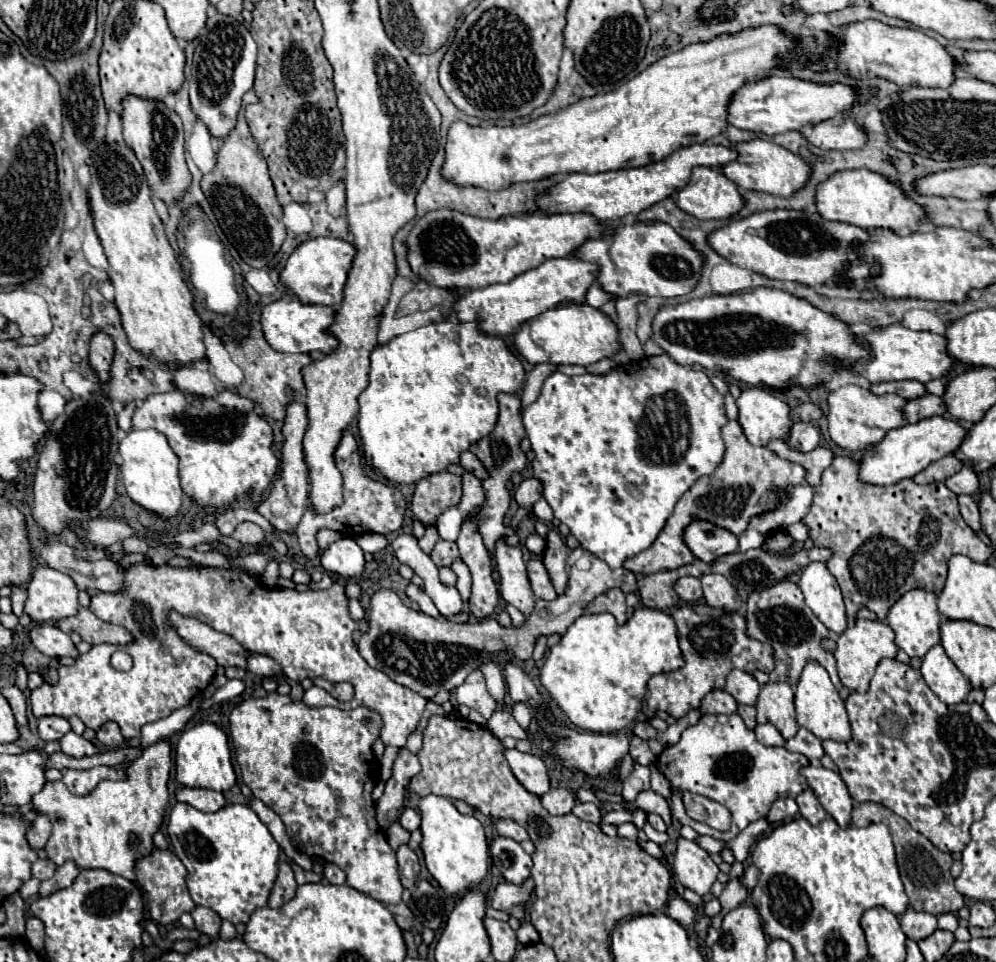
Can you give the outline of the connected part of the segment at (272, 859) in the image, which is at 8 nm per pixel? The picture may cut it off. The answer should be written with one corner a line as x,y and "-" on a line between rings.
176,803
168,817
168,837
172,851
188,871
186,885
196,905
210,907
236,925
246,923
254,909
268,903
280,847
248,805
230,803
216,813
202,813
188,803

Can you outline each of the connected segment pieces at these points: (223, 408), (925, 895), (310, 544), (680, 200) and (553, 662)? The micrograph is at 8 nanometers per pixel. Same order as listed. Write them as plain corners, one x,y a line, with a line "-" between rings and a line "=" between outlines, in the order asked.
174,389
170,393
150,395
144,401
138,403
134,415
132,415
132,427
134,429
158,429
166,435
172,451
176,453
180,461
180,479
182,489
186,495
190,495
194,501
198,501
204,507
224,507
230,505
238,495
252,491
252,501
260,501
260,495
268,489
272,483
276,471
278,471
278,459
274,455
272,447
272,429
268,421
254,413
254,401
240,397
238,393
230,389
222,389
216,397
198,399
192,395
184,395
182,391
=
860,803
854,807
852,813
856,813
856,827
868,827
872,823
884,823
890,829
892,839
894,839
894,847
896,847
896,863
898,863
900,879
906,887
910,907
914,911
928,911
932,915
940,915
940,913
956,913
958,909
964,907
964,897
956,891
954,877
950,875
950,865
952,865
950,853
936,849
922,833
912,829
906,819
898,817
896,813
892,813
884,805
=
346,427
342,433
342,439
334,451
334,461
344,479
344,501
342,501
342,505
334,507
330,513
312,513
312,505
308,505
308,509
296,529
300,549
306,557
314,557
314,533
322,527
328,527
328,529
334,529
340,533
348,533
350,537
356,537
356,529
360,529
360,533
388,535
402,527
402,519
404,519
404,511
406,511
406,499
404,499
402,491
396,489
394,485
384,485
376,479
370,479
364,473
360,447
354,439
354,435
350,433
350,427
=
696,167
690,183
676,193
676,205
696,219
728,219
740,213
746,201
722,171
=
638,607
624,625
618,625
610,613
582,615
562,635
560,645
550,649
540,669
540,681
576,727
592,733
614,733
628,727
642,709
648,679
656,673
676,671
682,665
672,615

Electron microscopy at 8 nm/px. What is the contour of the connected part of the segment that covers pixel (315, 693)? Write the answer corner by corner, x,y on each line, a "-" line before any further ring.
310,687
304,693
304,703
308,707
338,707
338,709
346,709
346,703
336,701
332,695
328,695
324,689
320,687

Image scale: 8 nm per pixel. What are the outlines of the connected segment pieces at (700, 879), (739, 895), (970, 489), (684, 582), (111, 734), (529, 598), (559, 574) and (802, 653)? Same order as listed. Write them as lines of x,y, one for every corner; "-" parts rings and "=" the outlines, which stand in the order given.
678,837
672,871
684,887
696,891
698,895
706,895
716,881
716,875
720,873
710,855
698,843
686,841
684,837
=
732,879
732,881
724,887
722,895
718,897
718,901
720,901
720,905
722,905
722,913
728,913
728,911
736,909
740,903
746,901
746,897
748,897
748,891
740,885
740,881
=
966,465
954,473
952,477
946,479
946,485
948,489
952,489
956,495
960,493
966,493
966,495
976,495
980,491
980,483
978,483
978,477
972,469
968,469
=
682,577
676,585
674,585
676,593
680,595
680,599
692,603
692,601
700,601
702,599
702,587
700,587
700,579
696,577
=
106,721
98,731
96,731
96,739
106,745
106,747
122,747
126,741
120,733
120,727
114,721
=
504,537
496,541
496,565
500,571
500,595
506,603
520,609
526,617
532,613
534,595
528,583
524,555
520,547
508,545
=
550,529
546,535
546,549
544,549
544,565
548,569
550,581
558,595
562,595
568,589
568,575
566,575
566,559
568,559
568,547
564,539
558,535
558,531
=
782,579
768,589
752,591
746,607
748,607
746,609
746,635
760,641
760,643
768,643
774,649
776,667
770,671
770,681
784,681
788,685
796,685
806,663
818,661
830,673
834,687
836,689
842,687
838,673
836,673
834,655
830,651
824,651
820,645
820,641
826,639
830,631
812,613
812,609
808,609
808,605
804,603
804,595
794,581

